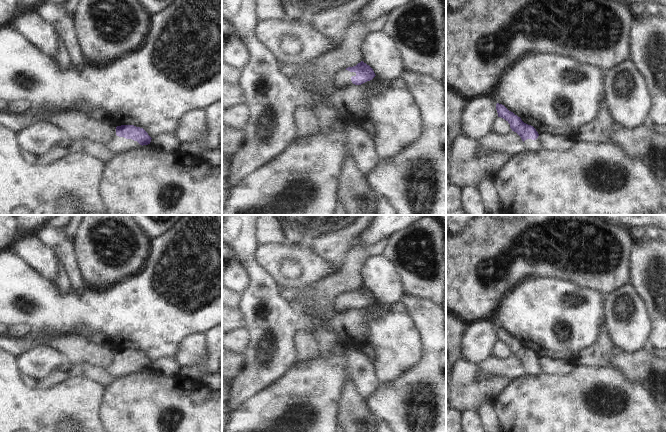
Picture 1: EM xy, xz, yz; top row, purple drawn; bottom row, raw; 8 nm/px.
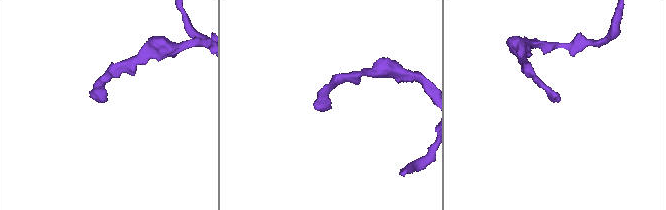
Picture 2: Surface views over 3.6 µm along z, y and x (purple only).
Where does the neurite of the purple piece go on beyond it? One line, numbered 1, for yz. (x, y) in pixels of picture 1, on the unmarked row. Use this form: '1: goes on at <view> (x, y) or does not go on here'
1: goes on at yz (531, 369)

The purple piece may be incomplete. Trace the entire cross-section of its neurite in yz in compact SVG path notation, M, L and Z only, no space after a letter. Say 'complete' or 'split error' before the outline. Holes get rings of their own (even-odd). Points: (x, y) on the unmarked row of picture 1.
split error; M497 327L496 334L498 341L505 343L510 348L512 355L521 361L526 375L537 376L542 373L538 364L539 358L533 350L524 347L520 341L509 335L502 328Z

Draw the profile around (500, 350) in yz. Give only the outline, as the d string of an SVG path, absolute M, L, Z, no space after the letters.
M497 341L492 350L492 356L497 359L509 359L512 356L508 345L501 341Z

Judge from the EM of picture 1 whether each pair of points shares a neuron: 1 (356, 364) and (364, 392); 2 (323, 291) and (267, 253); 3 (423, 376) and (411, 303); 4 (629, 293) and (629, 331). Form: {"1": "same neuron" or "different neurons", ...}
{"1": "same neuron", "2": "different neurons", "3": "same neuron", "4": "same neuron"}

